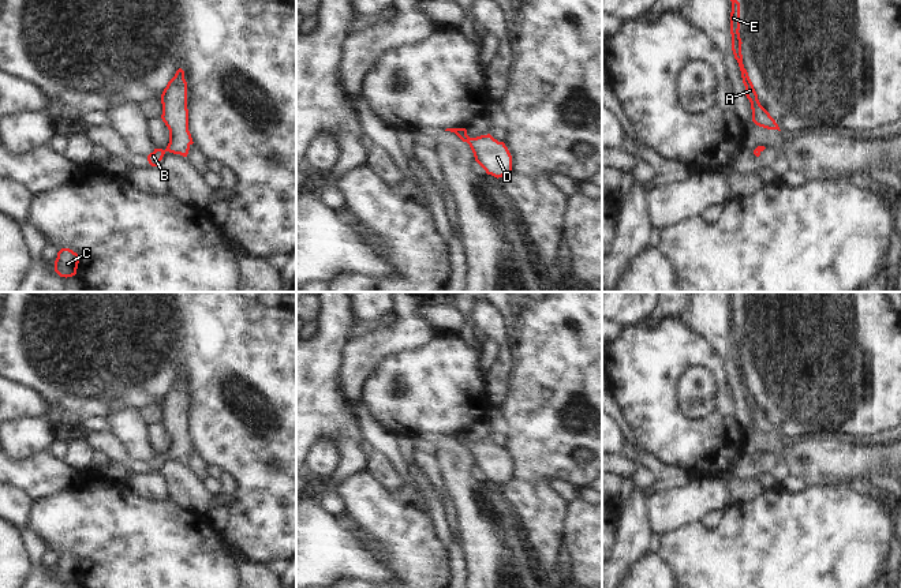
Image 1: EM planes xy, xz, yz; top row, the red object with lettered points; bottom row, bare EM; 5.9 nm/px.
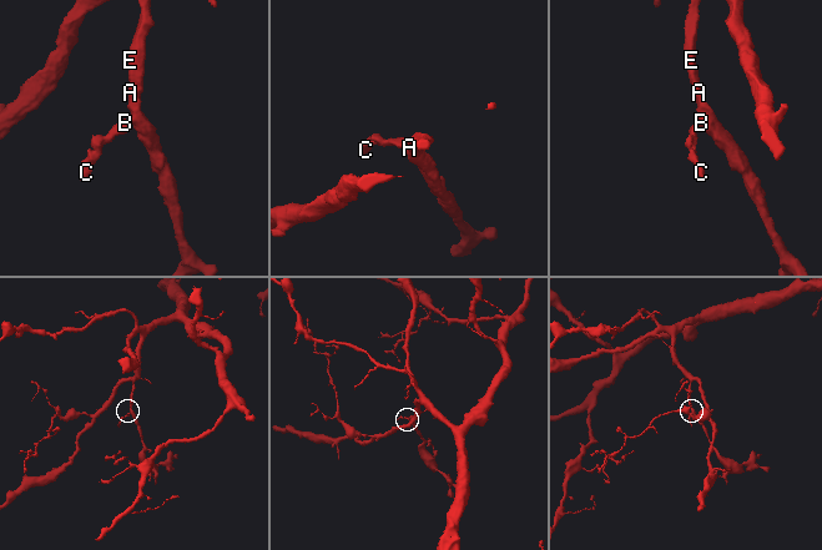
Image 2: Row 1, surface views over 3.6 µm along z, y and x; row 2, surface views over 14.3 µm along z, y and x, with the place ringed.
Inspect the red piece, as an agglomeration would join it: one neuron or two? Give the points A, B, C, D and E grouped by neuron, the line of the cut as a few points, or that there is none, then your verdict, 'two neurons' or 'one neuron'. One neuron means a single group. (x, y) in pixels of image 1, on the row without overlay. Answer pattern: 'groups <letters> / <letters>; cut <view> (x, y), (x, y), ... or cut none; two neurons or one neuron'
groups A B C D E; cut none; one neuron

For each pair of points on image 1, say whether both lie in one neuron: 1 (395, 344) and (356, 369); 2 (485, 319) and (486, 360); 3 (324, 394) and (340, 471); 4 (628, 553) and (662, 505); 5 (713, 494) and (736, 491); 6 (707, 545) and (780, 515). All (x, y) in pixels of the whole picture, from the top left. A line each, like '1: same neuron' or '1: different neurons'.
1: same neuron
2: different neurons
3: same neuron
4: different neurons
5: different neurons
6: same neuron

